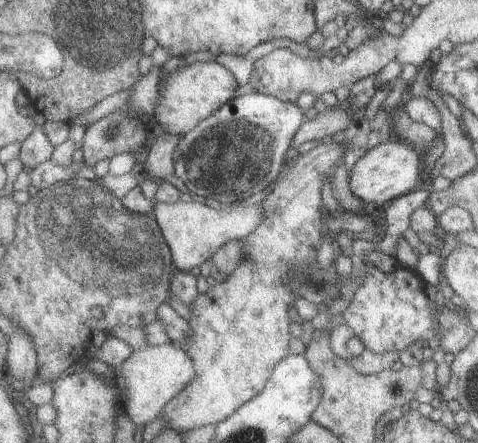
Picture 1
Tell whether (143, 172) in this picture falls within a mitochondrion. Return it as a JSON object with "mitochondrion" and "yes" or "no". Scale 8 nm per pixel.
{"mitochondrion":"no"}

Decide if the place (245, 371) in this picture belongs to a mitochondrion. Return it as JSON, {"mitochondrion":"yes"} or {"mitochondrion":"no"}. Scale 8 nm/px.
{"mitochondrion":"yes"}

